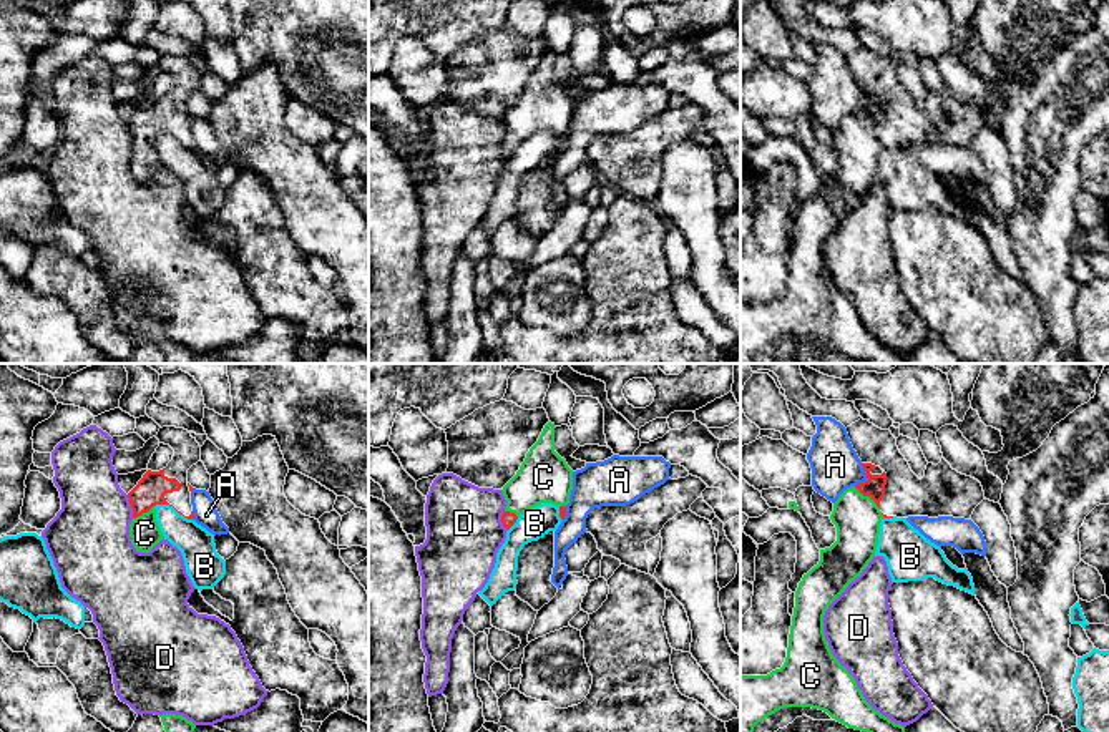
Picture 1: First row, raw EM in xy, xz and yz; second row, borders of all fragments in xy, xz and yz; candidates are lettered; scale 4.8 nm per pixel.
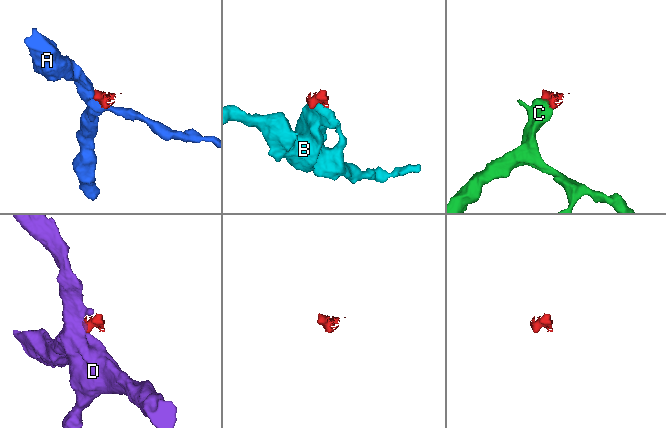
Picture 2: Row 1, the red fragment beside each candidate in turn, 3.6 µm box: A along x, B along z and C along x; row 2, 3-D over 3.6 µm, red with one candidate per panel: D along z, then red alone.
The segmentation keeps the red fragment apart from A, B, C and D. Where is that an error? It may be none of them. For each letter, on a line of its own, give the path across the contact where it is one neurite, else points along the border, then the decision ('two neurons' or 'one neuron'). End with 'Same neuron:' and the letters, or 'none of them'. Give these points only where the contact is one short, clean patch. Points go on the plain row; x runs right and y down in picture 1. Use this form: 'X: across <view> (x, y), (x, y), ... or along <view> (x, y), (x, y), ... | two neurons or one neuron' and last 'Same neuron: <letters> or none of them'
A: along yz (860, 92), (867, 107), (855, 115) | two neurons
B: along xy (155, 133), (171, 133), (193, 148) | two neurons
C: across yz (875, 115), (867, 123), (857, 138), (857, 146) | one neuron
D: along xy (127, 123), (133, 145) | two neurons
Same neuron: C

